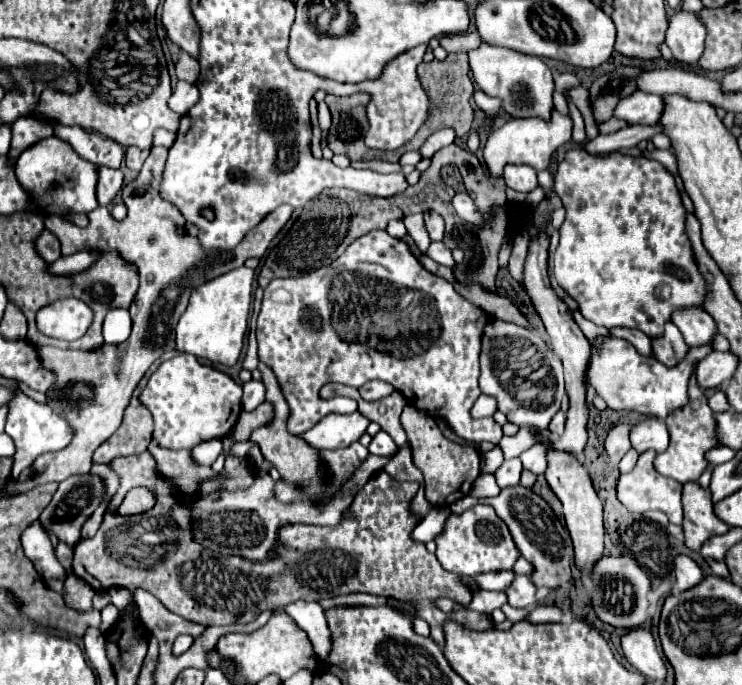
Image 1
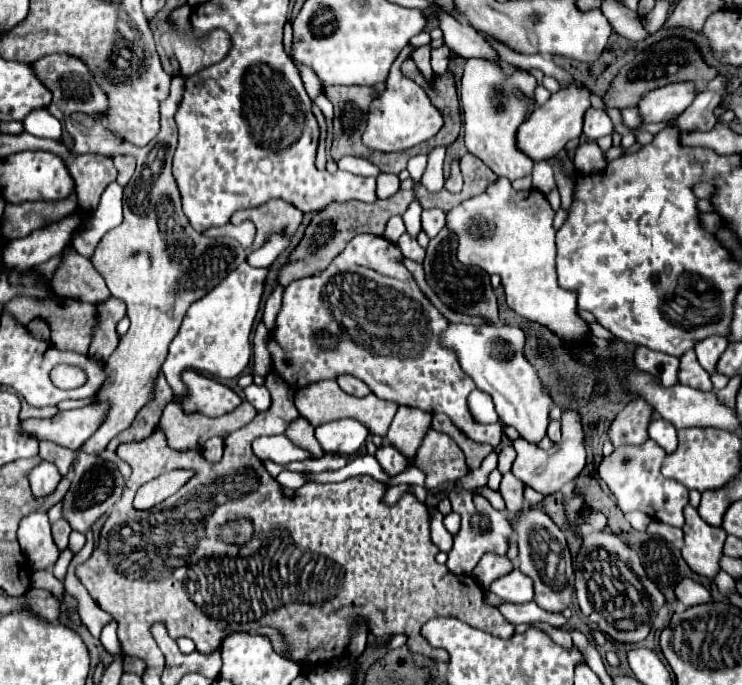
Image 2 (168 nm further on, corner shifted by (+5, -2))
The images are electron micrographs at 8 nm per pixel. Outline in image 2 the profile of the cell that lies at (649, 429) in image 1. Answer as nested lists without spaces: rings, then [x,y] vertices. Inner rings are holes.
[[[663,419],[651,421],[651,425],[649,425],[649,437],[651,437],[657,445],[661,445],[667,453],[675,451],[677,443],[679,443],[679,439],[677,439],[677,429],[675,429],[671,423],[663,421]]]

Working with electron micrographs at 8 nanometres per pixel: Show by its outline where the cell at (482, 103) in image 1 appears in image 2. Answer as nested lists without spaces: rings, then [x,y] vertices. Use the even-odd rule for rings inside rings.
[[[467,59],[465,61],[465,75],[461,77],[461,109],[463,109],[465,147],[467,147],[469,153],[479,157],[495,175],[507,177],[509,181],[531,175],[531,169],[533,169],[533,163],[535,163],[531,157],[523,155],[523,151],[519,151],[517,143],[515,143],[517,129],[527,119],[527,113],[529,113],[527,99],[533,99],[535,87],[537,87],[537,79],[531,73],[527,73],[525,69],[513,71],[511,75],[503,75],[503,71],[499,71],[499,65],[487,63],[487,59]],[[515,91],[519,91],[525,99],[517,97]]]

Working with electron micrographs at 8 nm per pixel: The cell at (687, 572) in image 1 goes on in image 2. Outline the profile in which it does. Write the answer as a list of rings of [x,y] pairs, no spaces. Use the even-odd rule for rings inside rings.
[[[683,579],[675,587],[675,595],[685,607],[693,607],[699,603],[711,603],[711,593],[701,583],[697,583],[693,579]]]

